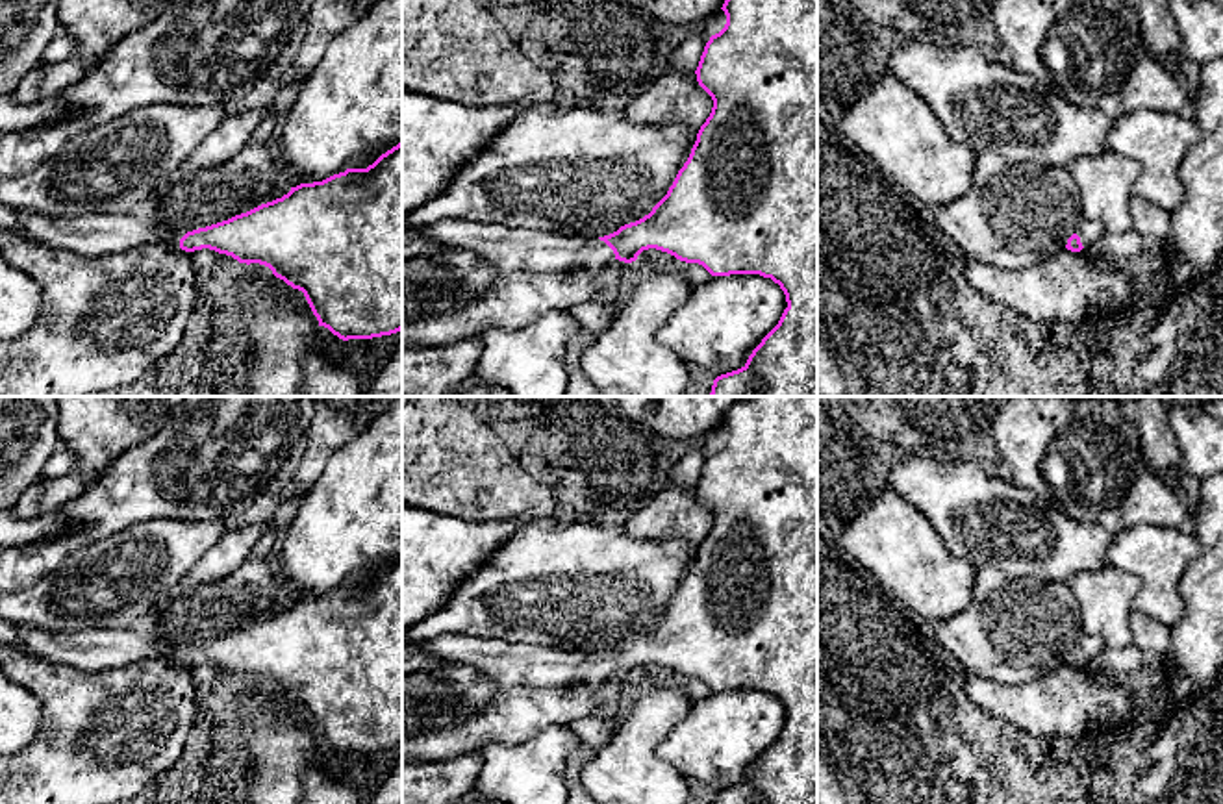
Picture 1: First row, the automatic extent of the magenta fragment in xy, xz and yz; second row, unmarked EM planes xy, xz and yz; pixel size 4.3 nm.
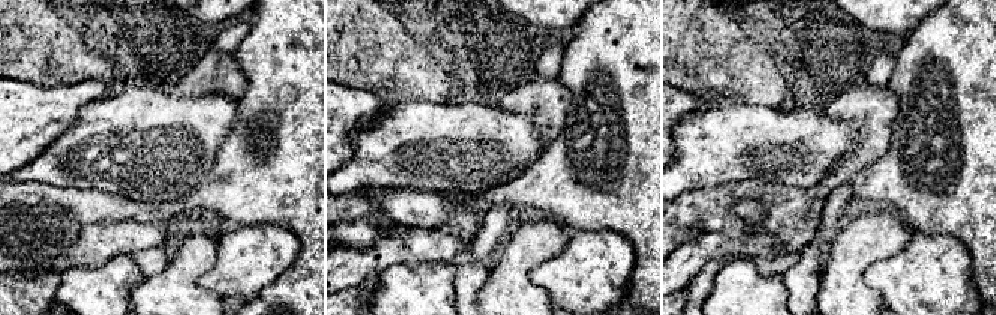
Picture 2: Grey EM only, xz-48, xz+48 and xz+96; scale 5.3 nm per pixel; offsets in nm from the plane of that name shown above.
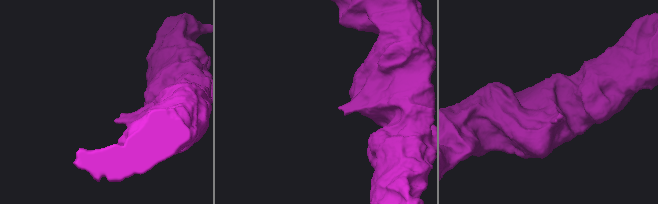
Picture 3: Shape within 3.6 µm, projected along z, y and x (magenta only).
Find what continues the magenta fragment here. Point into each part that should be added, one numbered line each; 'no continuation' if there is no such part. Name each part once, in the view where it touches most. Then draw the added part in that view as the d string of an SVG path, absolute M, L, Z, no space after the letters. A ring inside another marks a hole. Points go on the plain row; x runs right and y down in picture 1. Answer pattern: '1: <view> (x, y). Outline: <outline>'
1: xz (508, 664). Outline: M402 632L402 645L419 647L448 663L469 663L502 687L561 687L574 682L597 687L615 674L599 652L574 654L534 643L443 635L415 645Z

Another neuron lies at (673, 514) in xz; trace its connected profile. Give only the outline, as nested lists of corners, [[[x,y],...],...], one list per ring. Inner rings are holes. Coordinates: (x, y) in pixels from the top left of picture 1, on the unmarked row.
[[[671,484],[656,493],[623,524],[641,539],[682,539],[699,546],[713,522],[712,511],[699,500],[697,489],[676,489]]]

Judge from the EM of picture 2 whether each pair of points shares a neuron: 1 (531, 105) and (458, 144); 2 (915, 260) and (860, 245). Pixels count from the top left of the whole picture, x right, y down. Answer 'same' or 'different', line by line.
1: different
2: different

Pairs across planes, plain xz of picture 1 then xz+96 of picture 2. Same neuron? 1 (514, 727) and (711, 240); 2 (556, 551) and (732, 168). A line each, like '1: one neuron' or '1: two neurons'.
1: one neuron
2: one neuron

